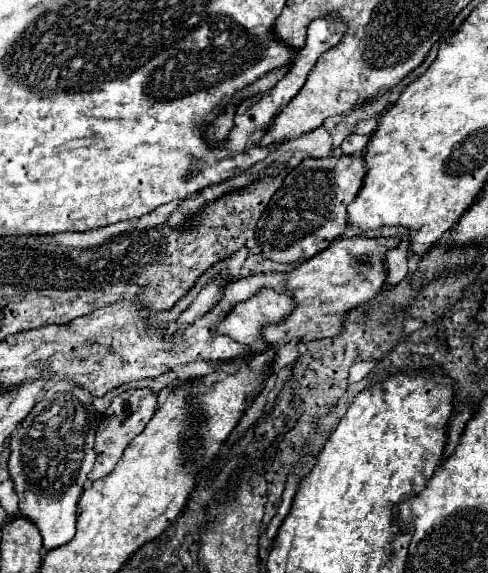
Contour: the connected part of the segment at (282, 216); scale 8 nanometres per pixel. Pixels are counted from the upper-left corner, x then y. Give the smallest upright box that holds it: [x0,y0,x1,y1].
[255,155,365,263]

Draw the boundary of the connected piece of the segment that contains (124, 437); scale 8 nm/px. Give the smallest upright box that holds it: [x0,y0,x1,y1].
[89,389,157,481]

